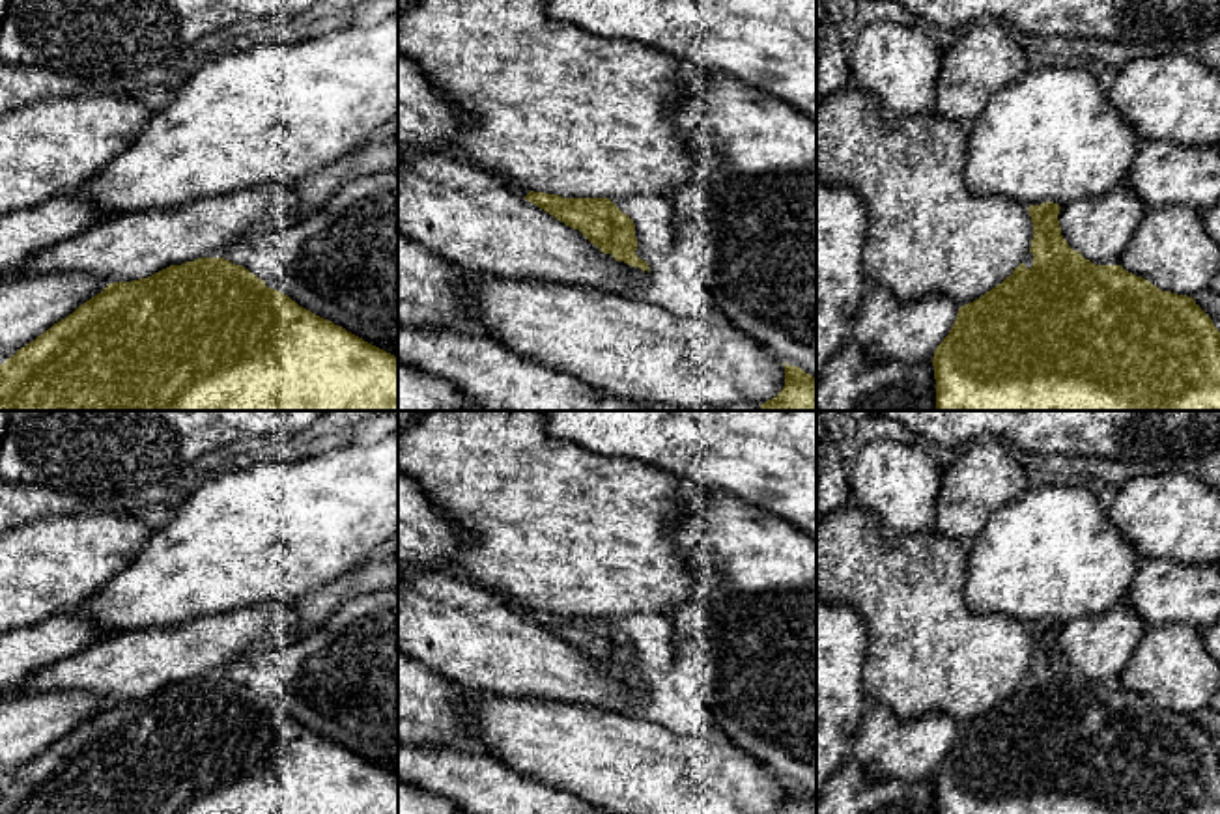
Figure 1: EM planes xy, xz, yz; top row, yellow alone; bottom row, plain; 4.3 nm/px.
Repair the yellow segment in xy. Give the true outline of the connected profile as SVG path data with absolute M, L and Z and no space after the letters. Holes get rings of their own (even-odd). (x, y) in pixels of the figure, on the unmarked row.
M198 676L170 683L148 696L108 702L65 737L0 782L0 814L398 814L398 775L364 760L346 747L271 708L243 683L224 676Z

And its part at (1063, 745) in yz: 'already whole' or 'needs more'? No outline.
already whole

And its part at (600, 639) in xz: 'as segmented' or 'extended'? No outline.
as segmented

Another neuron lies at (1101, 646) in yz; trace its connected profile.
M1128 601L1099 616L1078 616L1059 627L1063 657L1095 683L1119 683L1145 625Z

